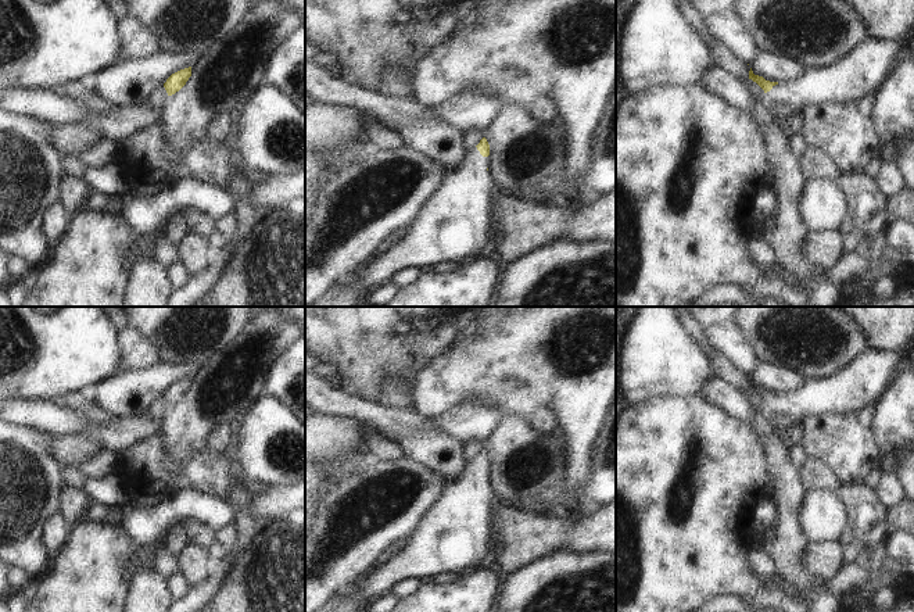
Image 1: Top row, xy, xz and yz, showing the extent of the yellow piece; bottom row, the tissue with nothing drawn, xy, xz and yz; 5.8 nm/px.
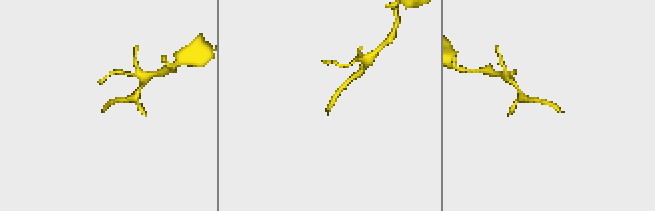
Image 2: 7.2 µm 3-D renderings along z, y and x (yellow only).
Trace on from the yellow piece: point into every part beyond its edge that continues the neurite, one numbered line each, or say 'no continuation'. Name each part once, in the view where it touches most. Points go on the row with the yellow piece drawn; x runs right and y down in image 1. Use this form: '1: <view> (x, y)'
1: xz (454, 225)

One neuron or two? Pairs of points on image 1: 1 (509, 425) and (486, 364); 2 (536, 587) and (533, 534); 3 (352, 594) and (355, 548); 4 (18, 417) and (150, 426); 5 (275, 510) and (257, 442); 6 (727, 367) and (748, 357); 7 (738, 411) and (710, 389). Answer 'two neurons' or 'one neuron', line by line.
1: two neurons
2: two neurons
3: two neurons
4: one neuron
5: two neurons
6: two neurons
7: one neuron

